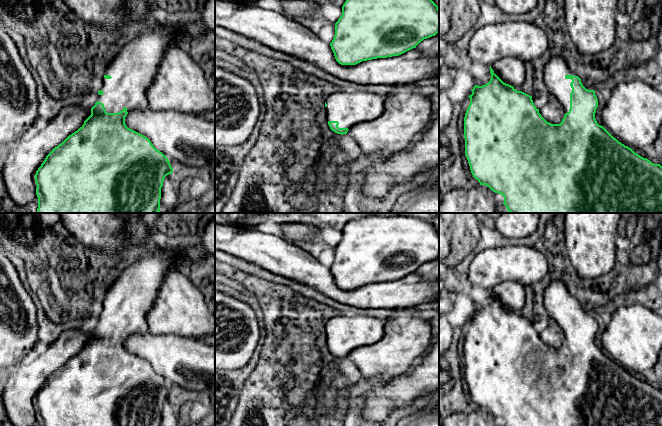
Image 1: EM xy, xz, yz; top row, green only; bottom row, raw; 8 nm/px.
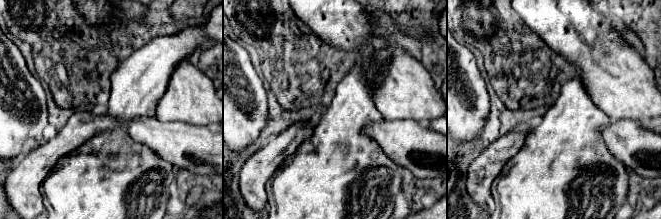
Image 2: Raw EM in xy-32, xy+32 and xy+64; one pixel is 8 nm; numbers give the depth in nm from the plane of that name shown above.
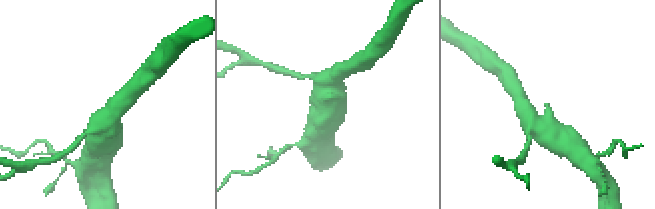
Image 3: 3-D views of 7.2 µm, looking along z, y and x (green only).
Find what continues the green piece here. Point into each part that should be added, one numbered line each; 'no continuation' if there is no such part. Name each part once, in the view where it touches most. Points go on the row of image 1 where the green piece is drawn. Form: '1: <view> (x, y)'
1: yz (556, 68)

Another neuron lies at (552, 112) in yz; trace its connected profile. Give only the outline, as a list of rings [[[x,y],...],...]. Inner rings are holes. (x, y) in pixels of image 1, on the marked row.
[[[554,97],[549,99],[547,104],[539,110],[539,113],[551,124],[560,124],[565,115],[561,103]]]

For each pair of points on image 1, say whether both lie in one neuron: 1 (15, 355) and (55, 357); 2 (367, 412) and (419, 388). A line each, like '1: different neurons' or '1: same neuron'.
1: different neurons
2: same neuron

